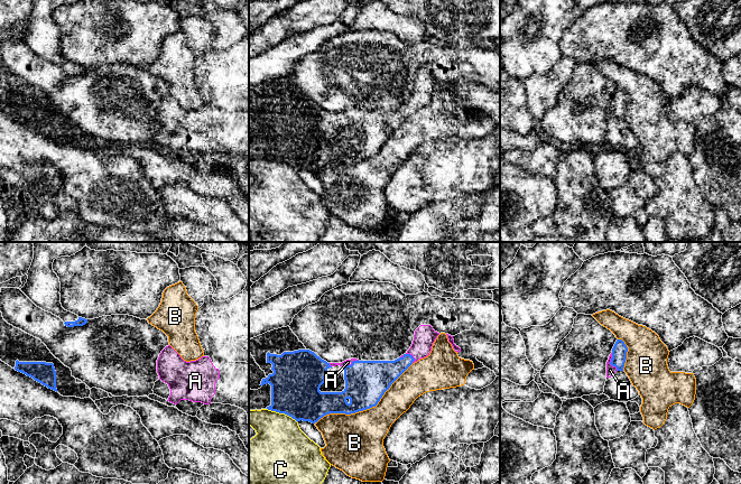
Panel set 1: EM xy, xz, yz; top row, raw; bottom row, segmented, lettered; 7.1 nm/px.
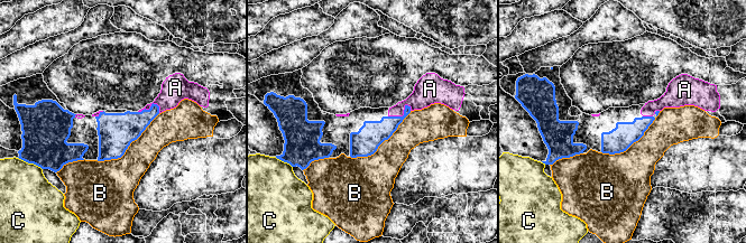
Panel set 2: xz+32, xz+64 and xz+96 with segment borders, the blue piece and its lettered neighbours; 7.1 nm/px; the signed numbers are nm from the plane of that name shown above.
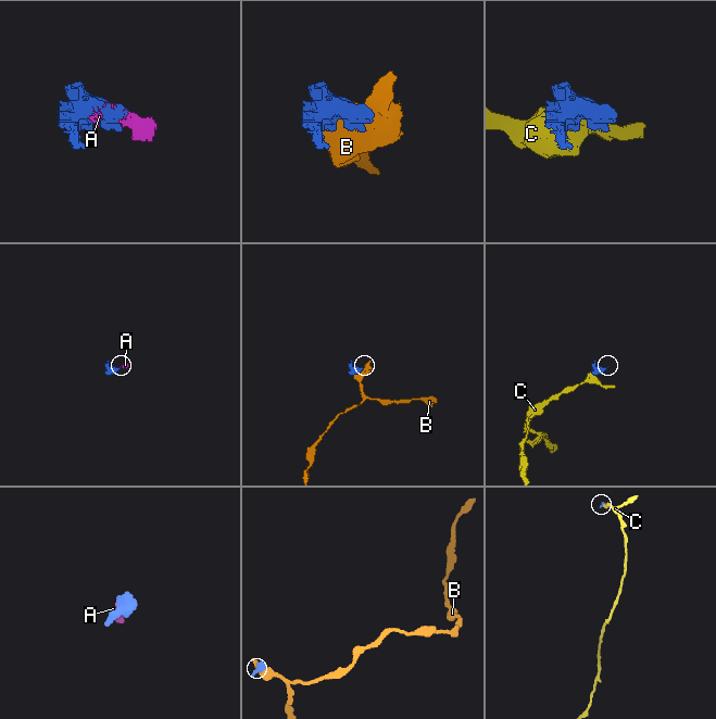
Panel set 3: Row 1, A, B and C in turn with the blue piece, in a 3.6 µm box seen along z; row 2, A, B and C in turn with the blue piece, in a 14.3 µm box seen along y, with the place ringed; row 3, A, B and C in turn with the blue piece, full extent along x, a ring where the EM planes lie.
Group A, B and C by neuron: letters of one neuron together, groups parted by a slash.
A / B / C

